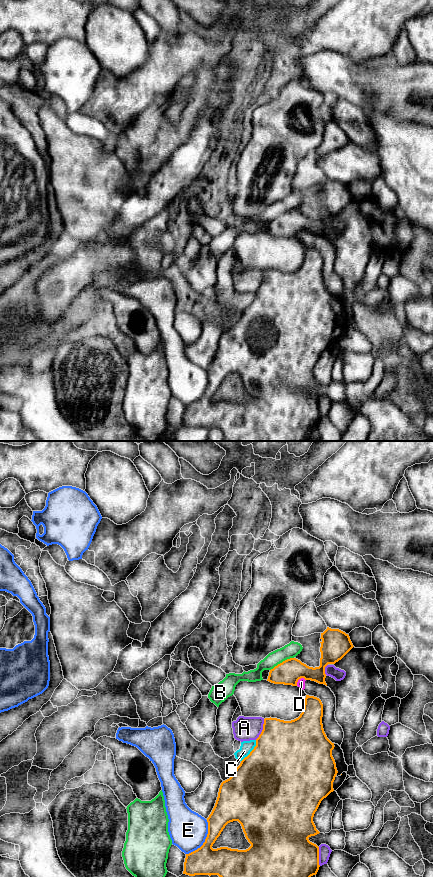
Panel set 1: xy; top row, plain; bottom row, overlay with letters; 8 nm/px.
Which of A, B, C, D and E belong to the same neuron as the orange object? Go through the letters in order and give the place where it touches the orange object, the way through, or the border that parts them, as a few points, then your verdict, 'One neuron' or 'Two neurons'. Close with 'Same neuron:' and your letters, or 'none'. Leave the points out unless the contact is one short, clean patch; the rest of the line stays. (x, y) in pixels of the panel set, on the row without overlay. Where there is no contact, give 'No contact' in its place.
A: Touches orange at xy (263, 281). Two neurons
B: Touches orange at xy (282, 214). One neuron
C: Touches orange at xy (251, 303). Two neurons
D: Touches orange at xy (299, 230). Two neurons
E: Touches orange at xy (205, 392). Two neurons
Same neuron: B

